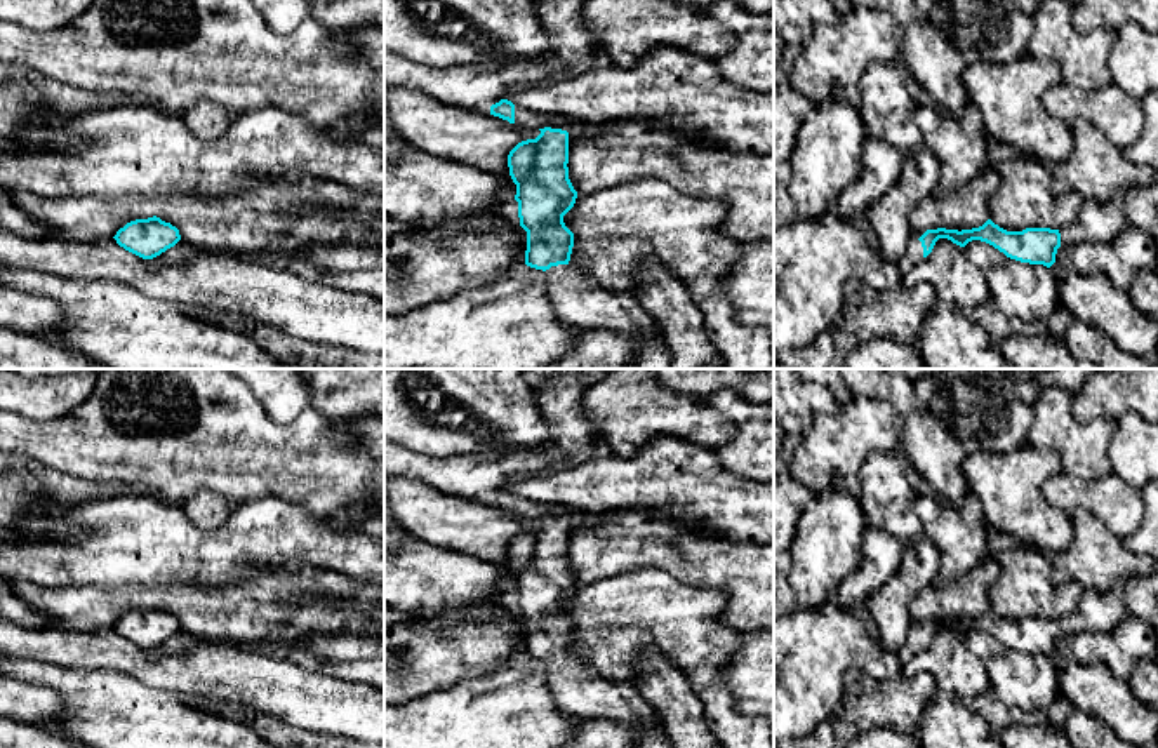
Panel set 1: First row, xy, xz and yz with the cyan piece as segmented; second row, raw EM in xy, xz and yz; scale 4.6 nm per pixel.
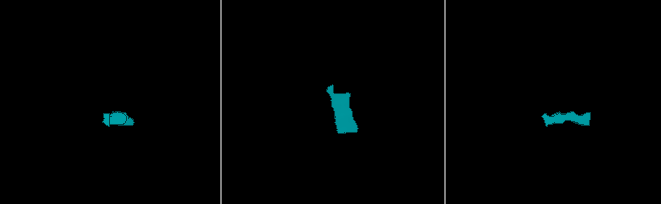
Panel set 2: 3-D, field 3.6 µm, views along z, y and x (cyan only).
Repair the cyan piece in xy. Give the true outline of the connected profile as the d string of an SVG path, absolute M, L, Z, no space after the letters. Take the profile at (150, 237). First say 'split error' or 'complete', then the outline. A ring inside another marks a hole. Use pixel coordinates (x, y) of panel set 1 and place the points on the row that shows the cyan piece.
complete | M153 216L127 223L113 238L125 250L143 259L153 259L174 247L181 240L181 235L176 226Z

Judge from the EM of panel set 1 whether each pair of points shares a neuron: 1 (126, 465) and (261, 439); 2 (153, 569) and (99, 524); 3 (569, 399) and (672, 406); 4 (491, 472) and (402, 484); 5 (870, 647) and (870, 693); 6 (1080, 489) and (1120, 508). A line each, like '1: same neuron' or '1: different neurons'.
1: same neuron
2: same neuron
3: different neurons
4: different neurons
5: different neurons
6: same neuron

